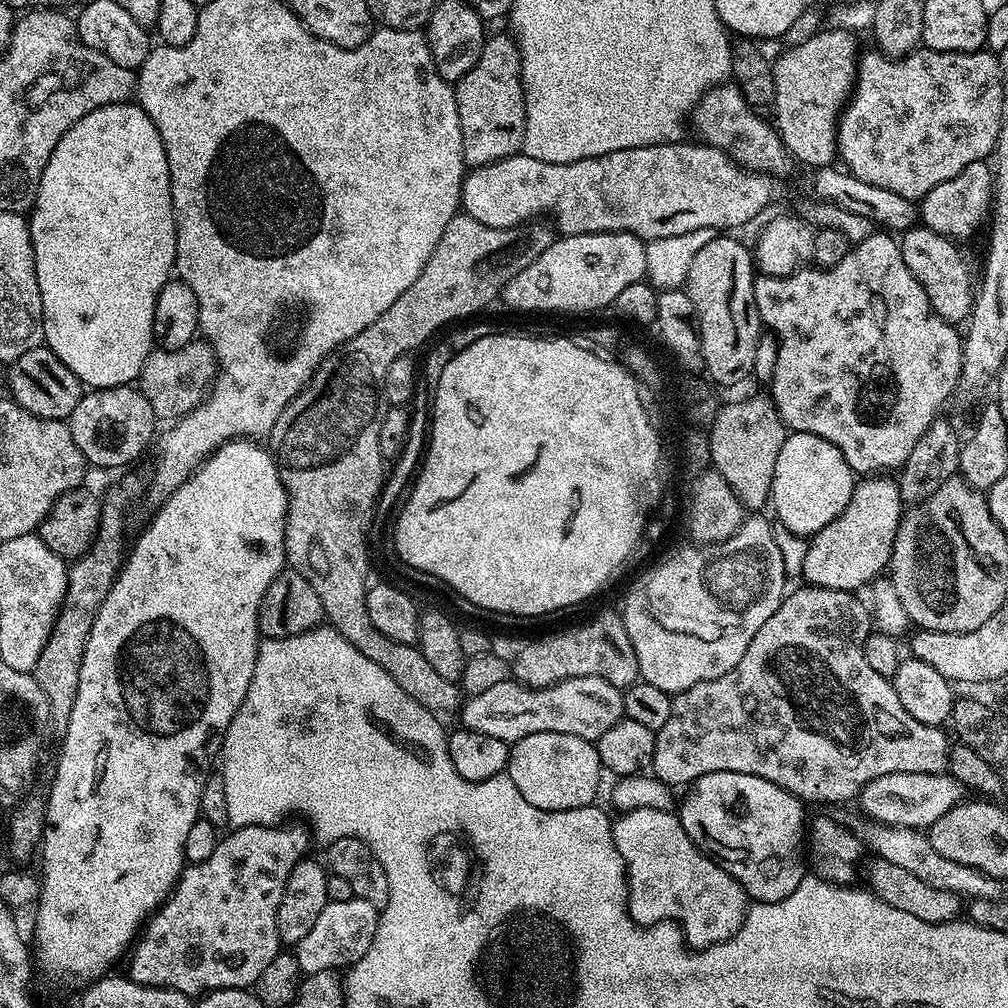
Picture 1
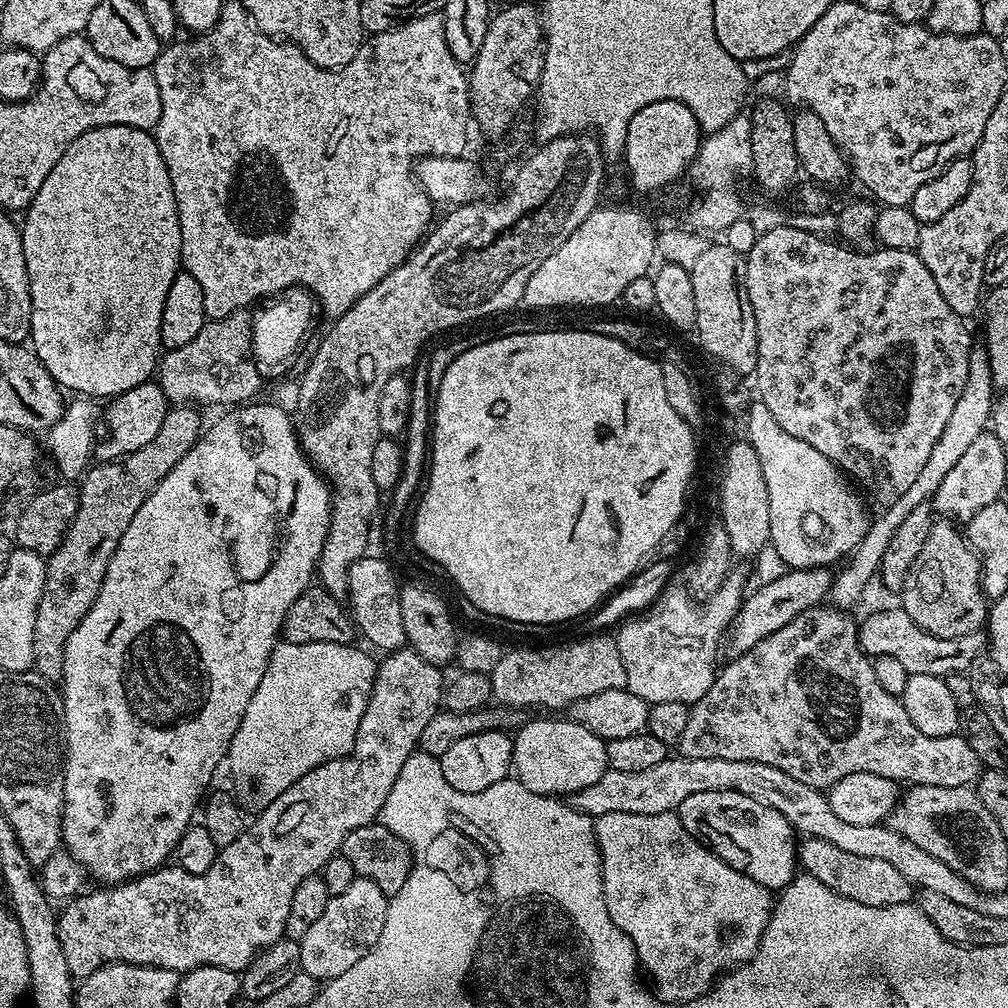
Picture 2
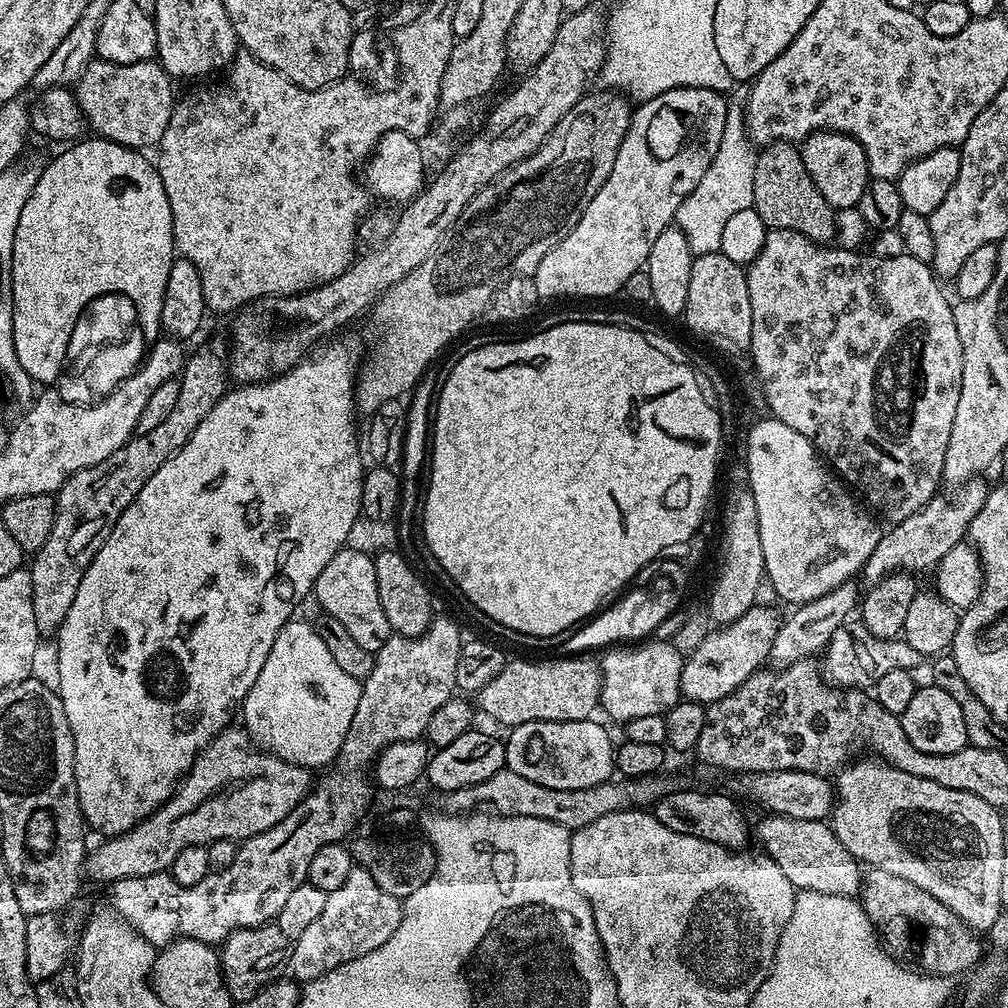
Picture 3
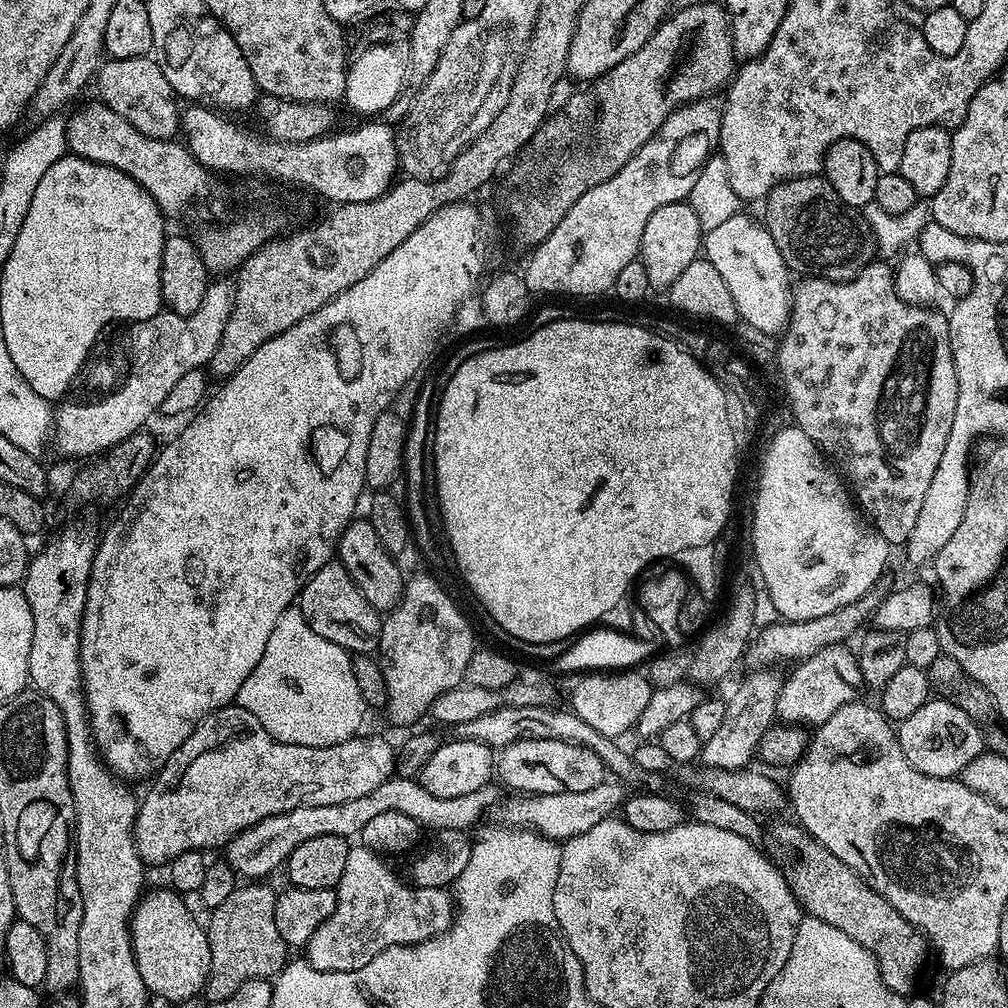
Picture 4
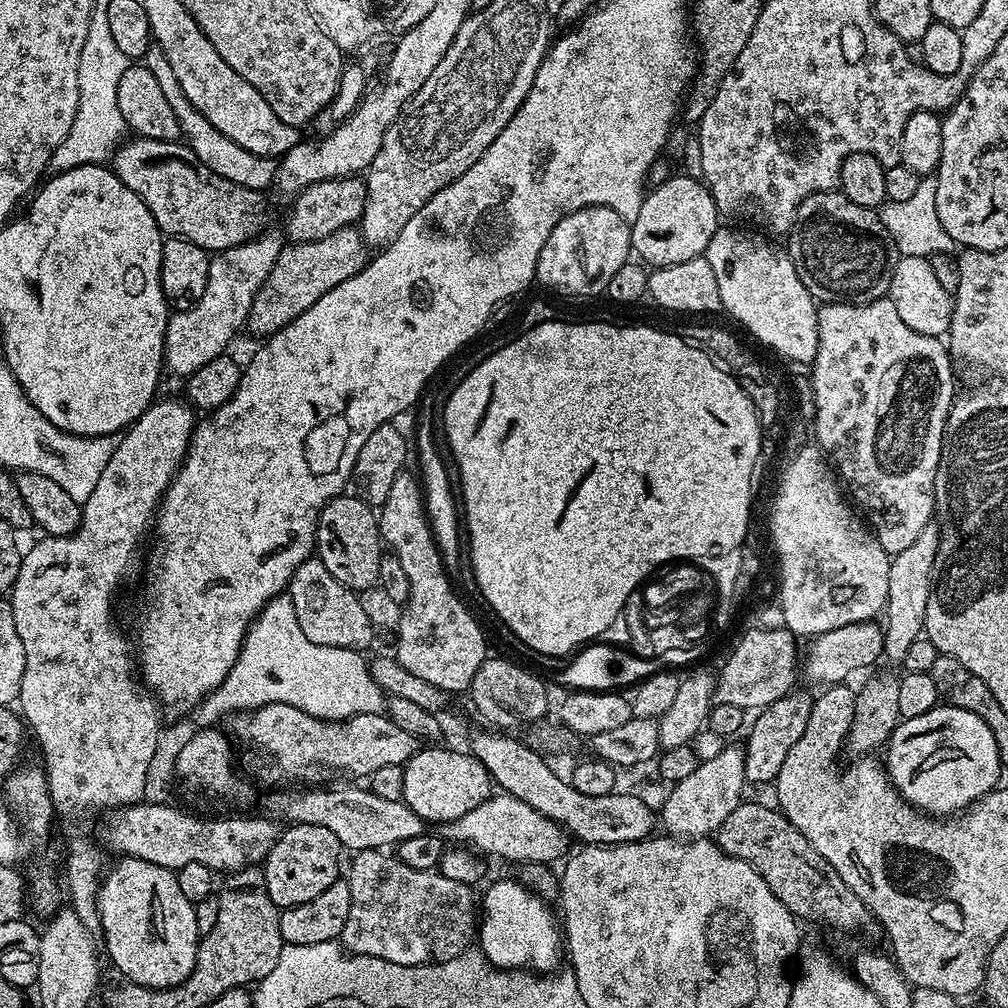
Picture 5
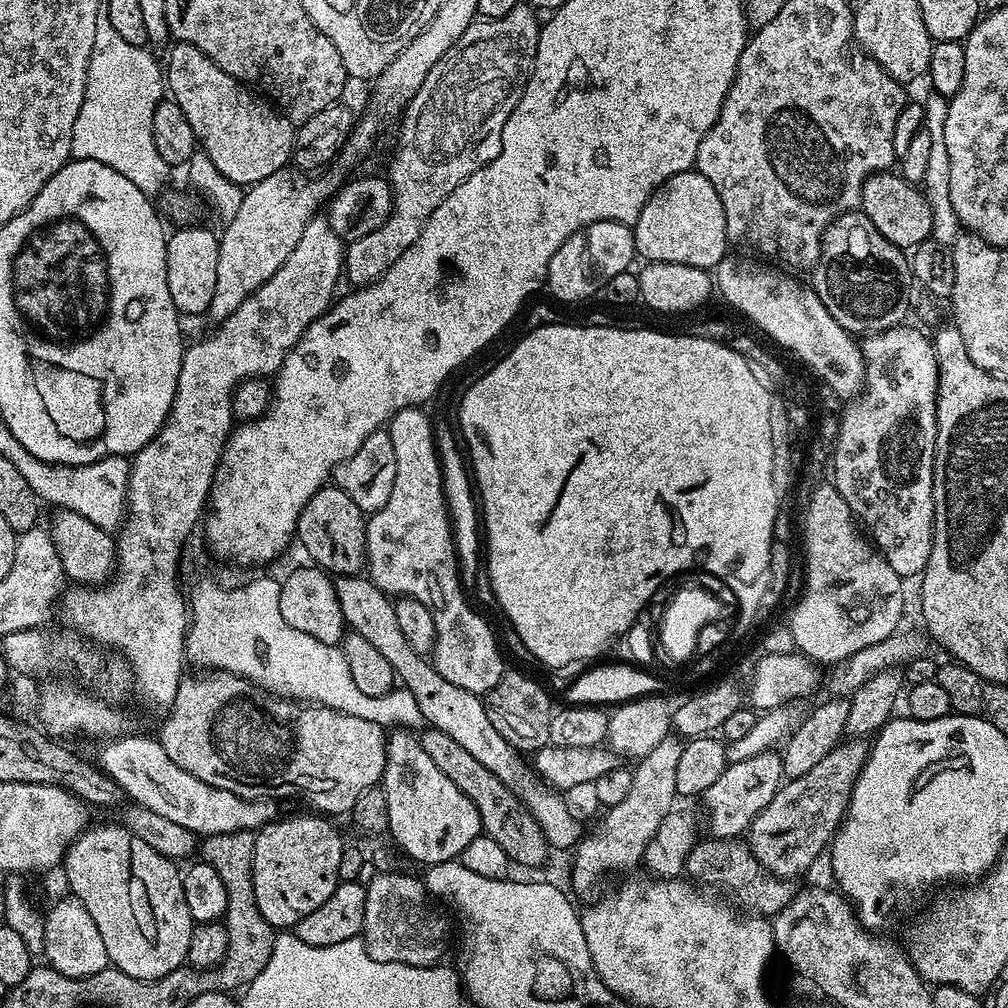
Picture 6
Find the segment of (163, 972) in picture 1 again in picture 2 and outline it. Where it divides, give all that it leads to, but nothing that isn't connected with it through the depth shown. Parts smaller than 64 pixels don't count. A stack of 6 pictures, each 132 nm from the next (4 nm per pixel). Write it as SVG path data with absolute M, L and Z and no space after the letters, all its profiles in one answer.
M407 646L387 653L383 659L384 661L381 659L377 663L376 677L372 683L372 693L366 702L362 722L358 722L352 751L342 758L328 760L322 766L312 768L306 774L302 774L298 778L298 782L294 782L286 790L282 790L282 794L278 794L278 798L274 798L274 802L270 802L266 807L259 809L257 816L260 817L253 824L251 821L242 830L242 834L238 834L237 840L230 842L230 846L217 851L214 866L210 866L210 870L206 870L206 874L190 874L186 870L175 866L161 866L155 868L153 872L147 872L144 876L127 880L124 884L112 887L100 886L97 887L97 892L85 891L63 905L64 912L62 908L58 916L58 934L62 942L62 954L66 956L66 966L70 966L70 974L74 978L83 978L94 974L94 970L98 970L107 964L154 966L162 970L174 970L181 974L202 966L218 966L240 974L250 966L252 959L263 948L268 948L274 942L285 939L286 917L290 914L290 898L294 898L294 890L298 890L298 885L306 878L317 875L326 866L326 862L330 862L330 858L339 853L342 842L346 842L346 834L350 834L350 830L358 830L358 826L371 824L379 817L382 806L386 806L386 798L390 798L390 790L394 790L394 782L398 779L398 774L402 774L402 766L411 758L412 753L417 751L422 738L422 730L426 730L430 718L434 718L434 714L441 711L446 676L440 673L443 671L437 665L426 662L426 658L422 658L413 648Z

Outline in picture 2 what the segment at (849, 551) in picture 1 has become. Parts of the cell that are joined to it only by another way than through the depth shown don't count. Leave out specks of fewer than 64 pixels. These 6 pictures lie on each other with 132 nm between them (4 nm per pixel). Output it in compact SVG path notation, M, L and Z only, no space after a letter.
M799 568L789 569L785 574L773 580L773 582L761 583L760 588L756 588L747 593L744 603L740 605L738 614L732 619L732 627L726 636L726 648L732 651L733 657L738 657L746 650L758 646L762 638L770 638L770 634L775 630L780 630L786 623L793 621L798 614L804 613L810 608L819 607L831 593L833 573L827 568Z

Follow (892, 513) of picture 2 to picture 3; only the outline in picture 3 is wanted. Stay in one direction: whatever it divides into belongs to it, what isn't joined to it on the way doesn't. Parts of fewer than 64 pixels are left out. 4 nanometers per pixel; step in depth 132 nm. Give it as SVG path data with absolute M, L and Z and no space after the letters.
M849 582L830 590L830 594L822 594L822 598L814 598L814 602L793 607L788 617L784 616L782 623L777 630L777 636L773 640L772 649L768 654L768 660L771 661L777 669L788 668L794 662L806 660L823 653L827 648L834 630L838 626L849 623L848 616L857 611L858 592L856 596L855 583Z

